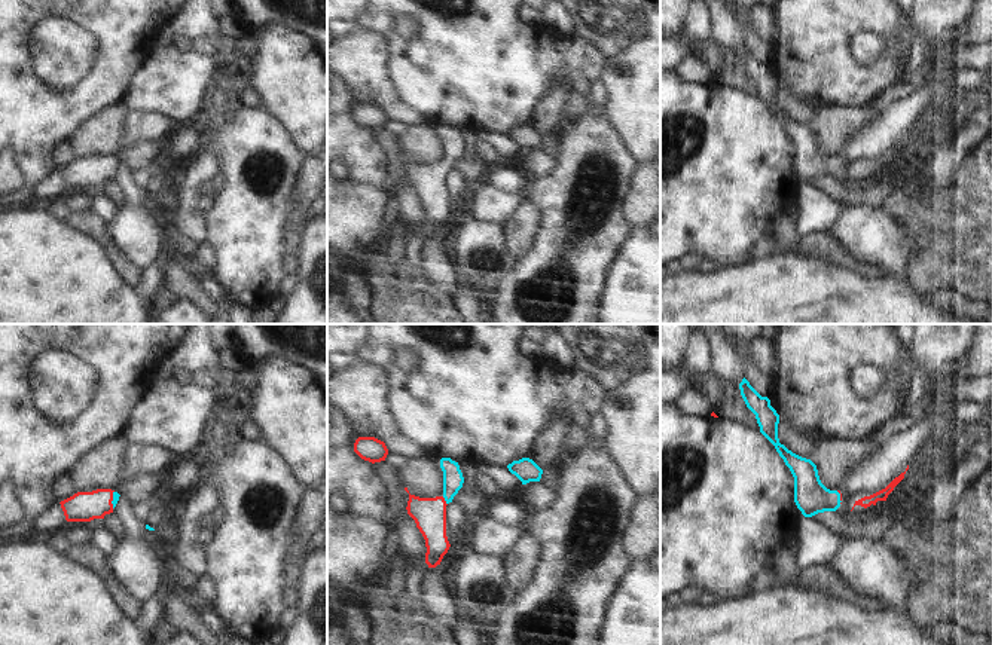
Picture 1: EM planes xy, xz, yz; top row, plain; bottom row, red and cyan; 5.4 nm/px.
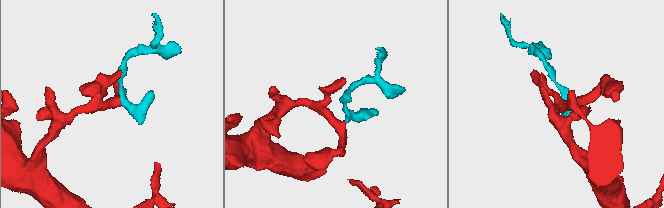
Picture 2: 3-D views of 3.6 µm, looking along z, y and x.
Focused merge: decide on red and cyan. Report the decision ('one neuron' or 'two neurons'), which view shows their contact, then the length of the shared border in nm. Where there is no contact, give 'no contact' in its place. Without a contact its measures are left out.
one neuron | xz | 50 nm

